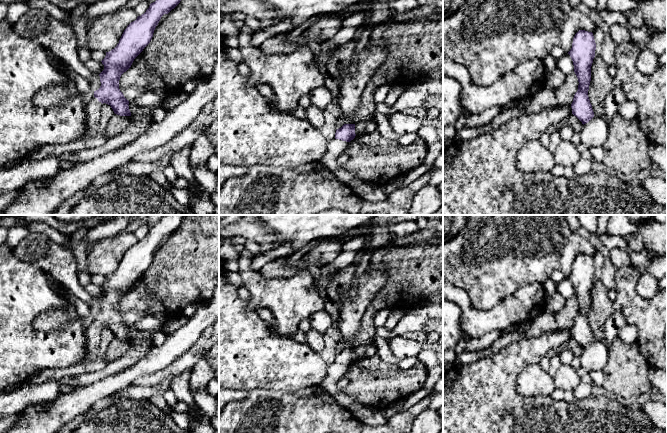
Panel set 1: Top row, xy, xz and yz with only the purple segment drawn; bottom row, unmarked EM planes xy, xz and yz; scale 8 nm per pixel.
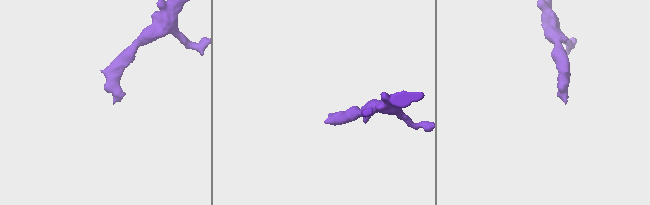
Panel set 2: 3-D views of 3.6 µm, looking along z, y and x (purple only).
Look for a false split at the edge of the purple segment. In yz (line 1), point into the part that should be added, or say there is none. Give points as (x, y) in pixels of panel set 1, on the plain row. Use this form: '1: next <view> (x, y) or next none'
1: next none

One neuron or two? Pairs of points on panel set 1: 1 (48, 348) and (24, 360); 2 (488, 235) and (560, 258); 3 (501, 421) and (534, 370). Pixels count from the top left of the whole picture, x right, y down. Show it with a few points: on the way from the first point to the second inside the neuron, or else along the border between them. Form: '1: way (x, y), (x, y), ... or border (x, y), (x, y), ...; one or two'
1: way (42, 350), (34, 350), (30, 354); one
2: way (506, 236), (522, 236), (542, 242); one
3: border (521, 370), (516, 390), (522, 395), (542, 396); two

